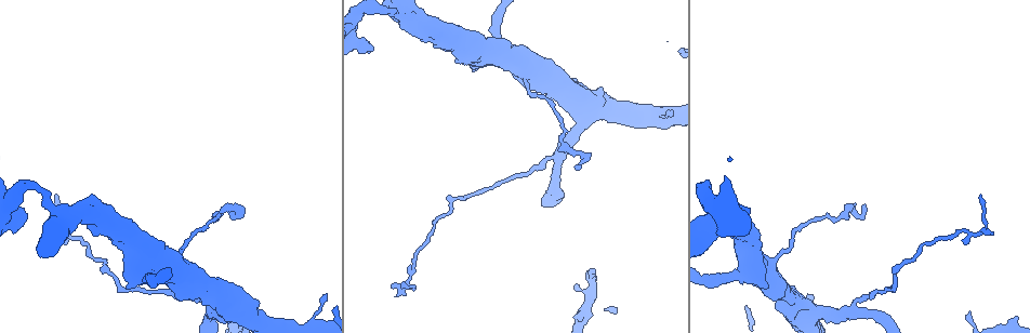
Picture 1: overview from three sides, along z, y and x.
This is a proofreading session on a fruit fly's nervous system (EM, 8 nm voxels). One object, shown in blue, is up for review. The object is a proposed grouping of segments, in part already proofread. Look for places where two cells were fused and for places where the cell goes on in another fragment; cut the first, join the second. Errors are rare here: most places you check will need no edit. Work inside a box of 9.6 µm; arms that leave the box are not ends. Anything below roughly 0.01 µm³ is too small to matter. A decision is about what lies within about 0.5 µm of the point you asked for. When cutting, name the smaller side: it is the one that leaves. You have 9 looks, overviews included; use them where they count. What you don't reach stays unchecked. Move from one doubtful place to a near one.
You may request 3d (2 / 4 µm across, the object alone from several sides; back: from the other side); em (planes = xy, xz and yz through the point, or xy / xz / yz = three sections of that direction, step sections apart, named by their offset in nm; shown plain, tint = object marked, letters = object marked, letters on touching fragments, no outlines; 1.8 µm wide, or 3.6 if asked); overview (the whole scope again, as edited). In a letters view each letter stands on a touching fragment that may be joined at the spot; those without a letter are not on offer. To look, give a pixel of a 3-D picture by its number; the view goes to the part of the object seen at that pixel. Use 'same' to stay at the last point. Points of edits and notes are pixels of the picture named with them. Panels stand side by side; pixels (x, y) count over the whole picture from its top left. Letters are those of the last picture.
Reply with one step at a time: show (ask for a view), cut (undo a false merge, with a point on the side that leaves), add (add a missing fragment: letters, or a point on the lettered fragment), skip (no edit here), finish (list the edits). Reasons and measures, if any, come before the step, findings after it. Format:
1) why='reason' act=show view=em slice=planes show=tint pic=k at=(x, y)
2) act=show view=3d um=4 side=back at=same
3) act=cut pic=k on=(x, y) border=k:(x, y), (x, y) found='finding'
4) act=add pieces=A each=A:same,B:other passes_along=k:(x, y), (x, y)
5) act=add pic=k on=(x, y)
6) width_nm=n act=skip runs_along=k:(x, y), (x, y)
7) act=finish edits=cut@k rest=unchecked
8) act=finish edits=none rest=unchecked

act=show view=em slice=xz step=8 show=plain pic=1 at=(979, 235)

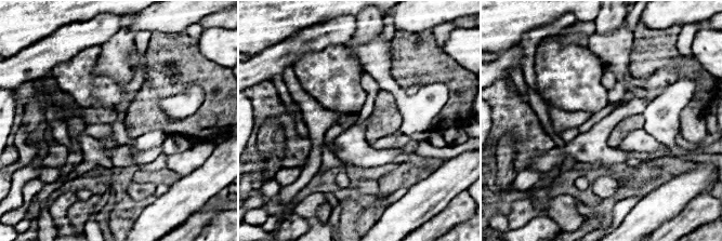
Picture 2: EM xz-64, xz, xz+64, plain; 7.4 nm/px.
act=show view=em slice=xz step=8 show=letters at=same

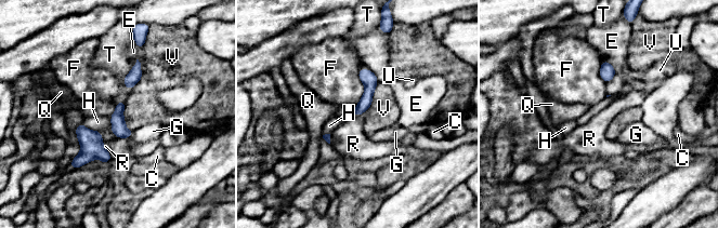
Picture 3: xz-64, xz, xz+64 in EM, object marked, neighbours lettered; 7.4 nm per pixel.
act=skip each=C:other,E:other,F:other,G:other,H:other,Q:other,R:other,T:other,U:other,V:other runs_along=3:(365, 71), (368, 94), (356, 112) found='all the same cell'

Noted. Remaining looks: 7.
why='sharp bend' act=show view=em um=3.6 slice=planes show=tint pic=1 at=(749, 251)

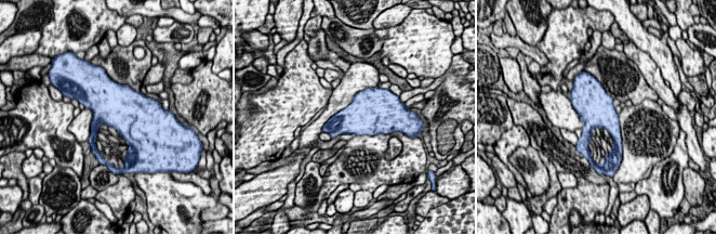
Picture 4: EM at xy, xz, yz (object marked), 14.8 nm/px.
act=show view=em um=3.6 slice=planes show=letters at=same

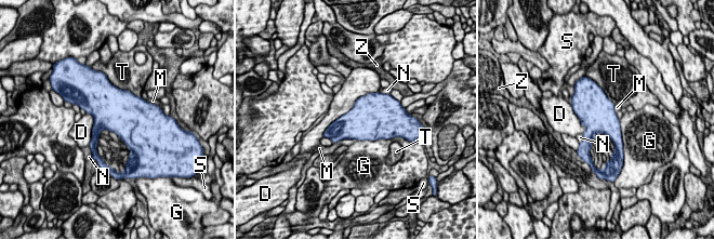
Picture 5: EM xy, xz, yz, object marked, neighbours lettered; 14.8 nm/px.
act=skip each=D:other,G:other,M:other,N:other,S:other,T:other,Z:other border=5:(378, 91), (360, 96), (322, 136) found='continuous, no second cell'

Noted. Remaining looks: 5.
why='three-way junction' act=show view=3d um=2 pic=1 at=(854, 310)

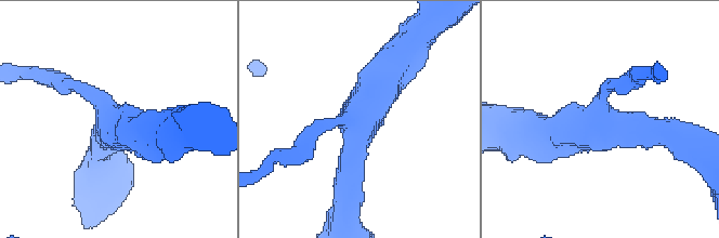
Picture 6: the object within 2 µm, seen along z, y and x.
arms=3 why='need the tissue' act=show view=em slice=xy step=8 show=tint pic=6 at=(599, 124)

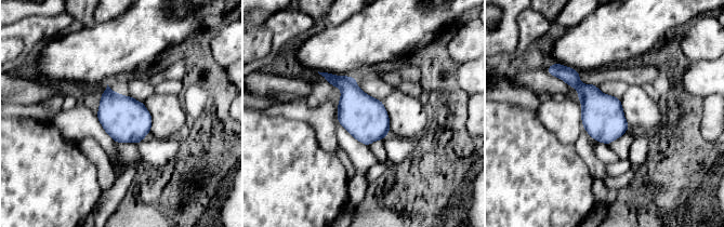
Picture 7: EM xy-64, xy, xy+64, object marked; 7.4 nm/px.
why='another direction' act=show view=em slice=xz step=8 show=letters at=same

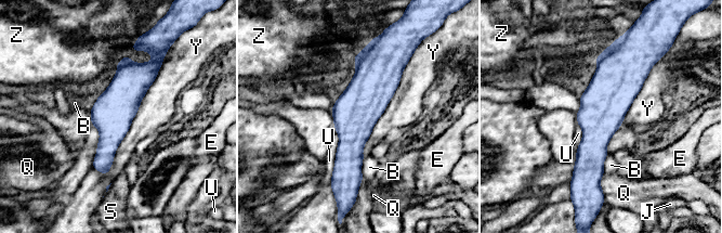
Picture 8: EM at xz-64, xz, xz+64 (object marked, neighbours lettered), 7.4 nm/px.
act=skip each=B:other,E:other,J:other,Q:other,S:other,U:other,Y:other,Z:other runs_along=8:(370, 49), (353, 178) found='all the same cell'

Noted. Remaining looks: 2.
why='branch stops here' act=show view=em um=3.6 slice=planes show=letters pic=1 at=(235, 202)

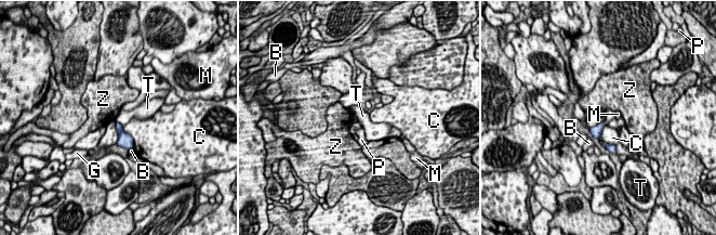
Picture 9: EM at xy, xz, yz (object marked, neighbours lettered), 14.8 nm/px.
longest_contact=C:380nm act=skip each=B:other,C:other,G:other,M:other,P:other,T:other,Z:other border=9:(602, 121), (589, 129) found='none of them fits'

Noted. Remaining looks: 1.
act=finish edits=none rest=unchecked

